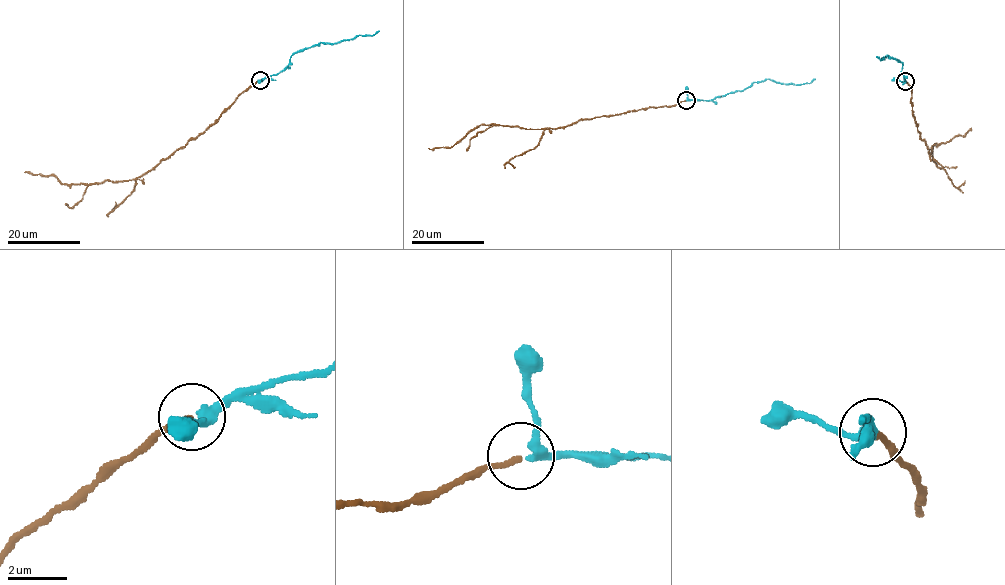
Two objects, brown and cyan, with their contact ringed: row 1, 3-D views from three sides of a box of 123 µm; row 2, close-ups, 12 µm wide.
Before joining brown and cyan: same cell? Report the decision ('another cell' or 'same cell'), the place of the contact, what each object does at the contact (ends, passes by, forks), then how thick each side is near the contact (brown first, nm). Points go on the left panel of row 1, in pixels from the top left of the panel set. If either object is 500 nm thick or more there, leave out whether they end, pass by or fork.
same cell; at (260, 80); brown ends there; cyan passes by; 200 nm thick on the brown side, 280 nm on the other

